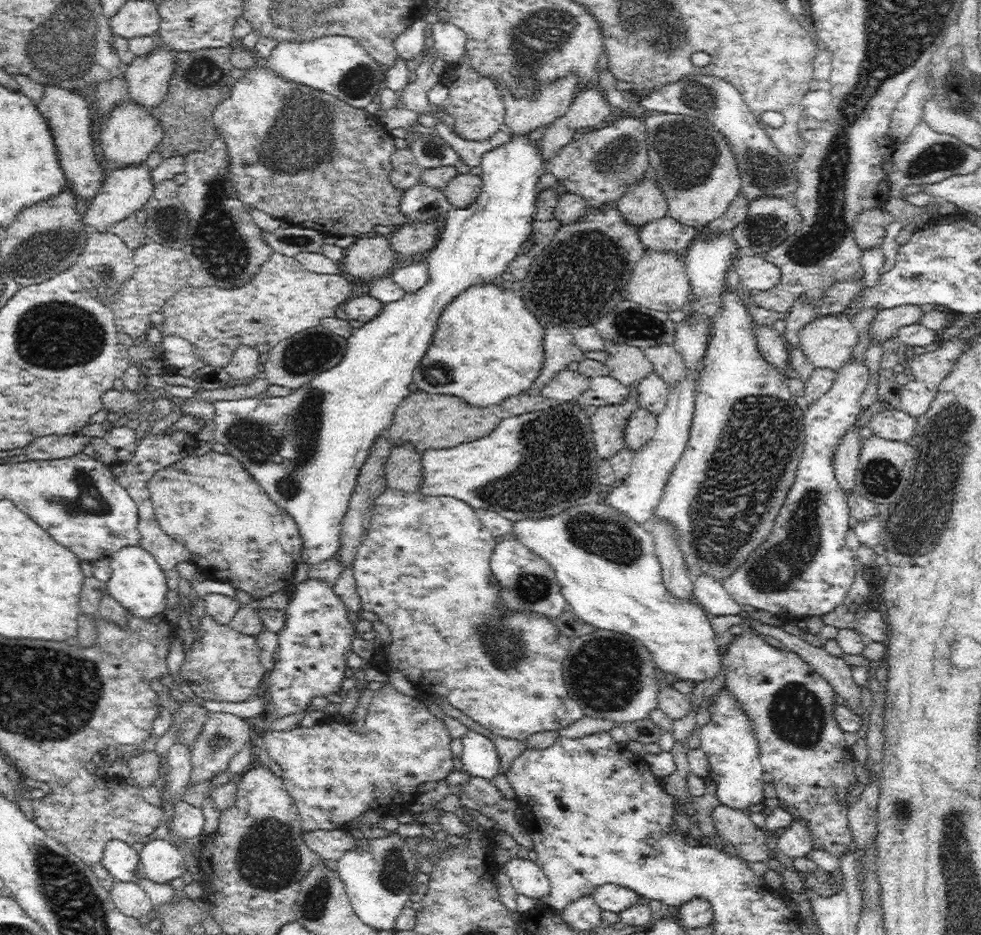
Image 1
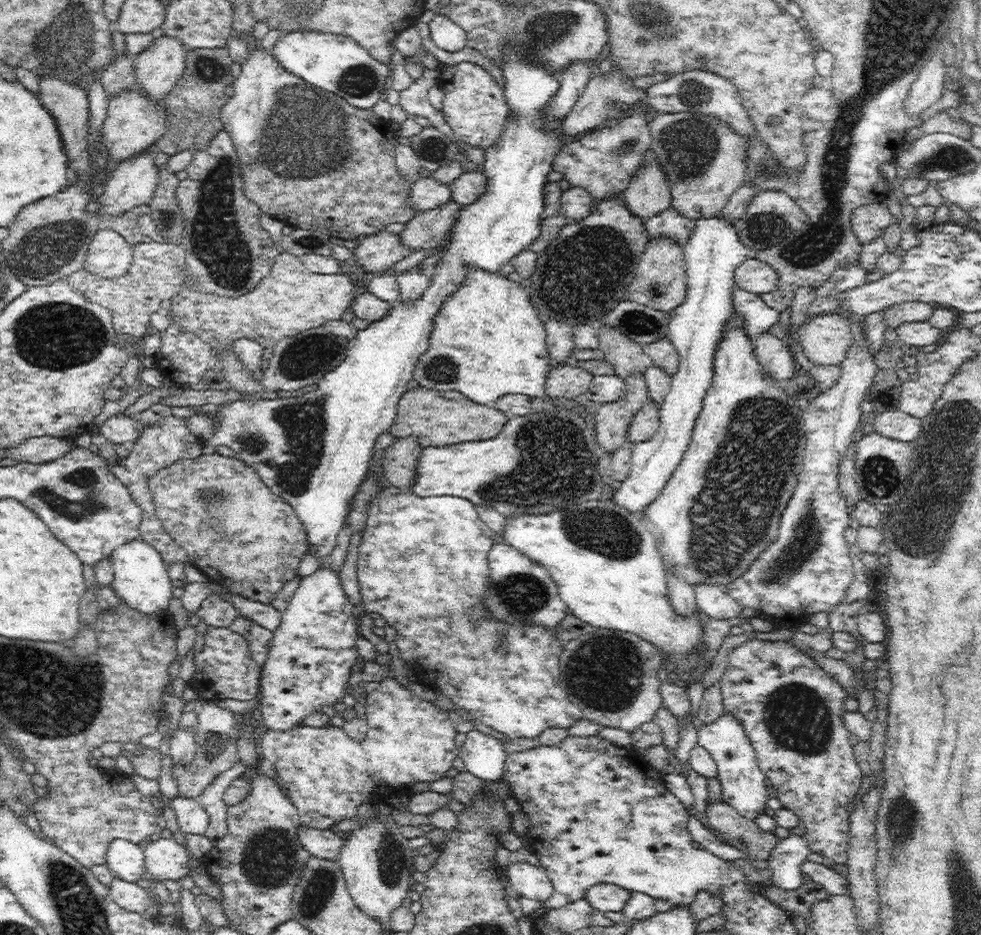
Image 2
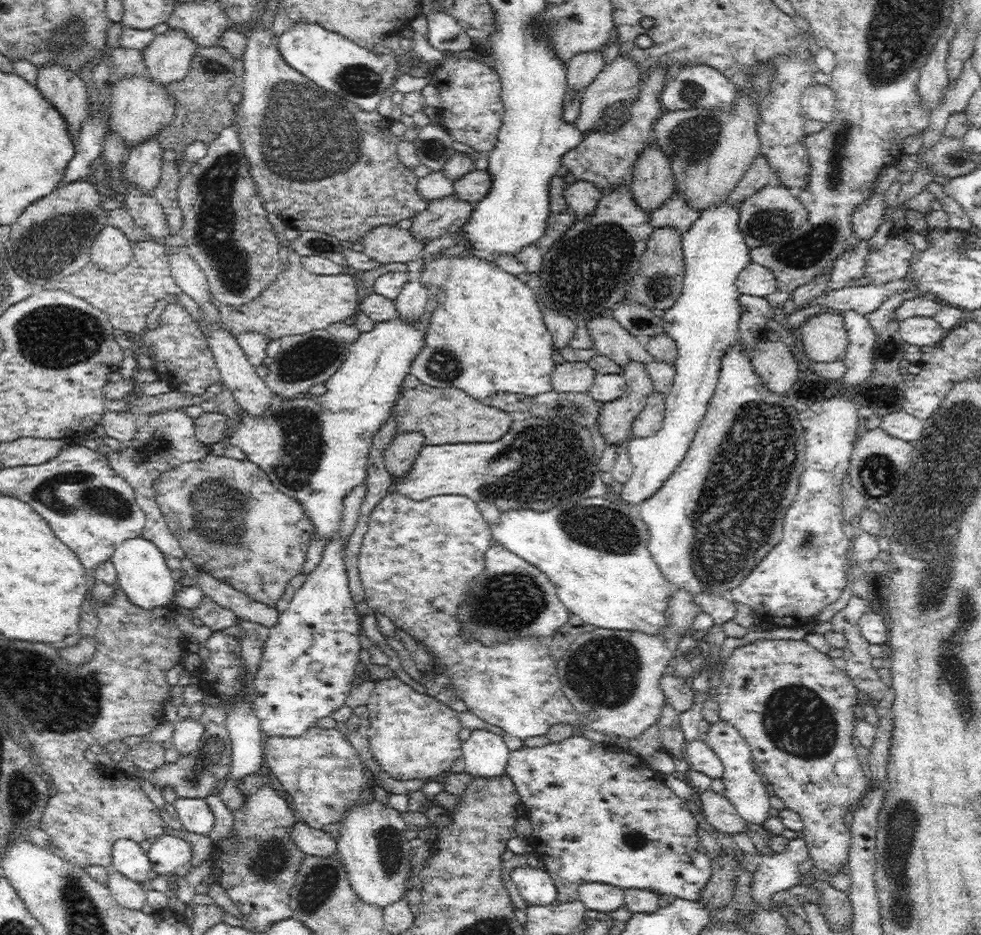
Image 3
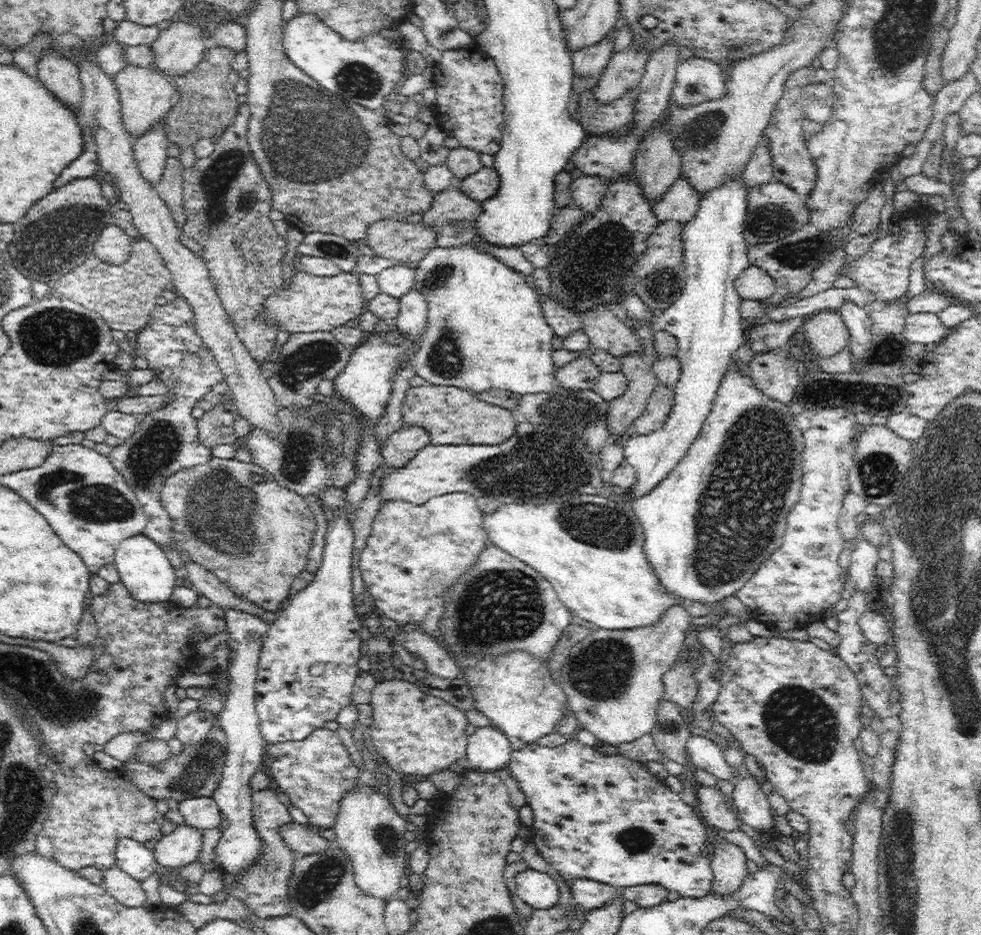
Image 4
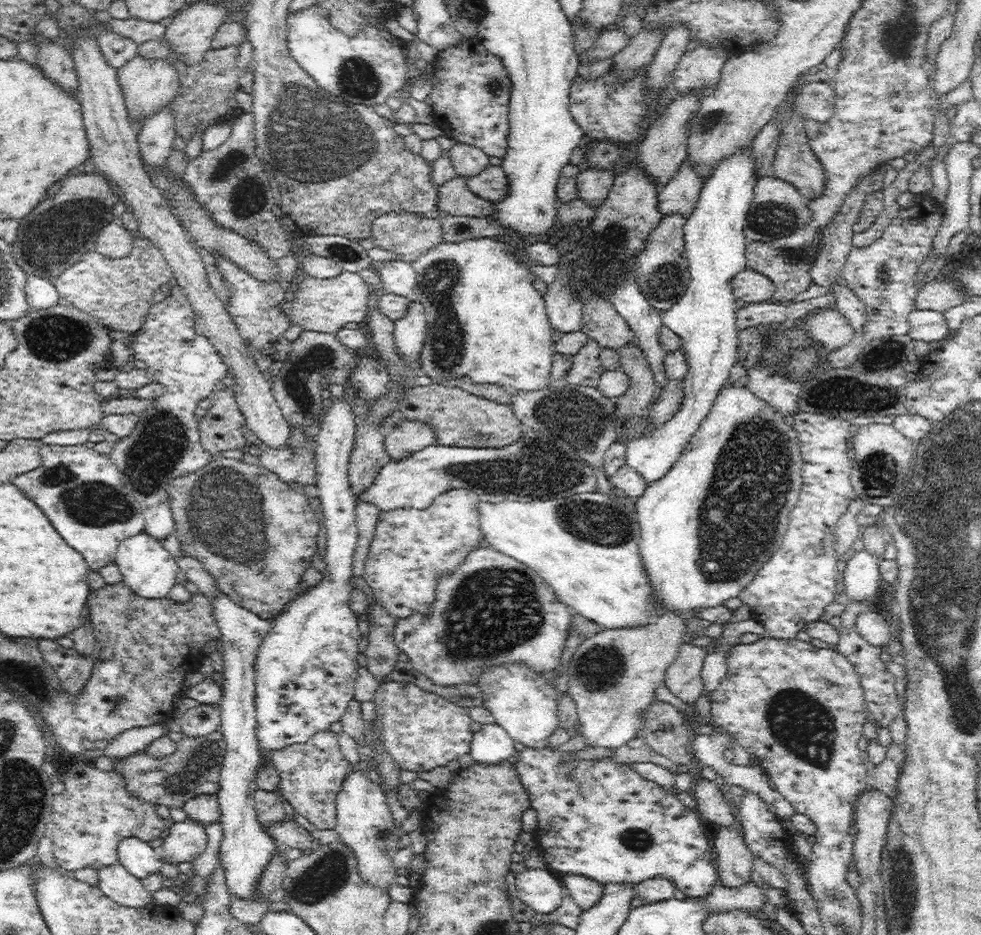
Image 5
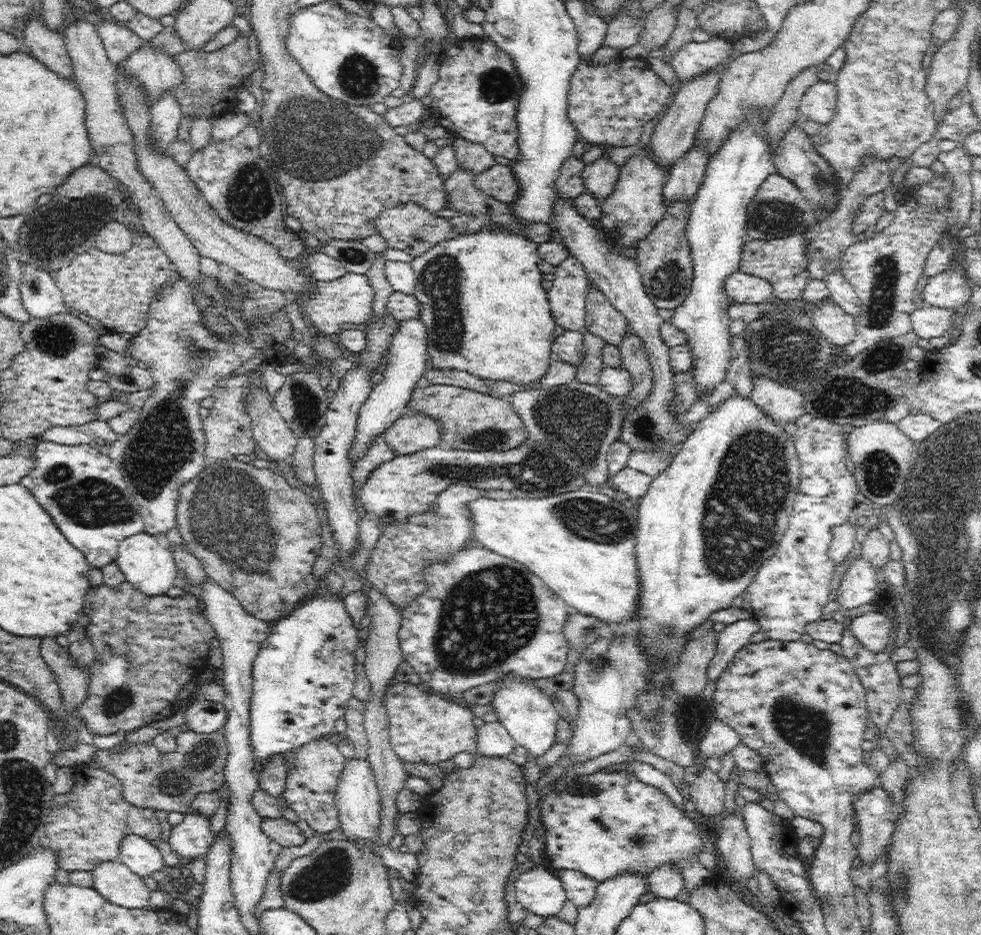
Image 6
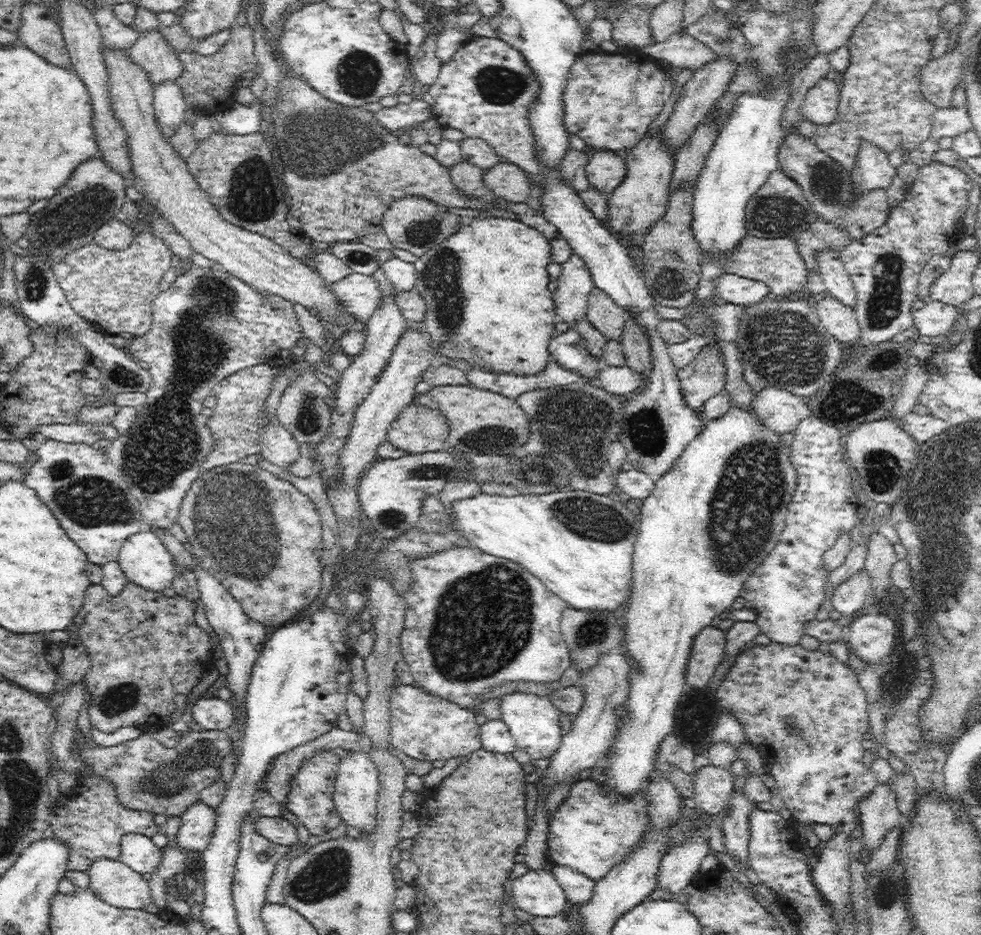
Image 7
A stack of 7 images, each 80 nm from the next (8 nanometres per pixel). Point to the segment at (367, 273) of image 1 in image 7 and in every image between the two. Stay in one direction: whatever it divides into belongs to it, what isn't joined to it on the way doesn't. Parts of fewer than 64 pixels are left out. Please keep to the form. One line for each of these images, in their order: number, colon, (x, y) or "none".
2: (377, 252)
3: (386, 243)
4: (391, 239)
5: (410, 235)
6: (409, 227)
7: (416, 224)

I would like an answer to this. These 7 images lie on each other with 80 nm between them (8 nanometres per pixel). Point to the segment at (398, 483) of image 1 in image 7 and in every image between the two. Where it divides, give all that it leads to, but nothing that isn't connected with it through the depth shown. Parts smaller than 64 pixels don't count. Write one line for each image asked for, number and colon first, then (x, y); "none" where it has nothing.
2: (400, 463)
3: (399, 457)
4: (401, 446)
5: (407, 437)
6: (414, 431)
7: (418, 429)

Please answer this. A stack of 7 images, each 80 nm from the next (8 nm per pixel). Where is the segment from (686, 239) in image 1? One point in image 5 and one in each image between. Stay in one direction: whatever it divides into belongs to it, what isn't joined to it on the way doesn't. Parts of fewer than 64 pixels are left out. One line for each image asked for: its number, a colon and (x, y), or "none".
2: (669, 223)
3: (675, 212)
4: (680, 203)
5: (680, 195)

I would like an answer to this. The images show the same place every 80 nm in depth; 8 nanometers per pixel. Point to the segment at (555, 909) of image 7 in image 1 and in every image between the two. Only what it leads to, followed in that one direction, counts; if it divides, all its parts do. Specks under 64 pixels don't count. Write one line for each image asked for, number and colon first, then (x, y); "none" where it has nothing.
1: (527, 878)
2: (530, 881)
3: (536, 886)
4: (538, 889)
5: (540, 889)
6: (540, 890)

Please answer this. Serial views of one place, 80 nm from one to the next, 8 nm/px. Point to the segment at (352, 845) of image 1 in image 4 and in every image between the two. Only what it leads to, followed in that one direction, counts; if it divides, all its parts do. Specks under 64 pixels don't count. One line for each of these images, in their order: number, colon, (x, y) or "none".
2: (323, 843)
3: (311, 841)
4: (304, 841)

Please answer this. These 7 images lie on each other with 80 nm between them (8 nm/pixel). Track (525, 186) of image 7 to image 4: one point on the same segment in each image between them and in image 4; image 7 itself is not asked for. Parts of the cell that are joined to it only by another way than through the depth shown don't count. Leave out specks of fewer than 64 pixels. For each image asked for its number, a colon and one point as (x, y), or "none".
4: (482, 185)
5: (491, 184)
6: (498, 181)

